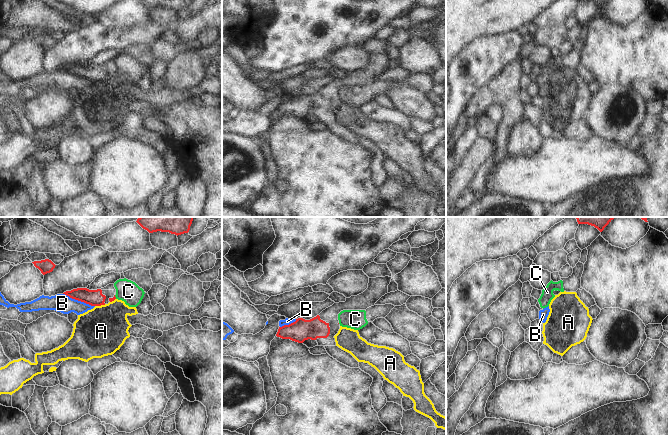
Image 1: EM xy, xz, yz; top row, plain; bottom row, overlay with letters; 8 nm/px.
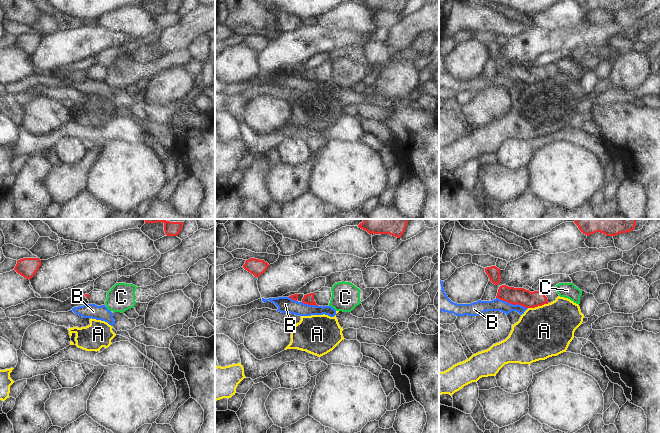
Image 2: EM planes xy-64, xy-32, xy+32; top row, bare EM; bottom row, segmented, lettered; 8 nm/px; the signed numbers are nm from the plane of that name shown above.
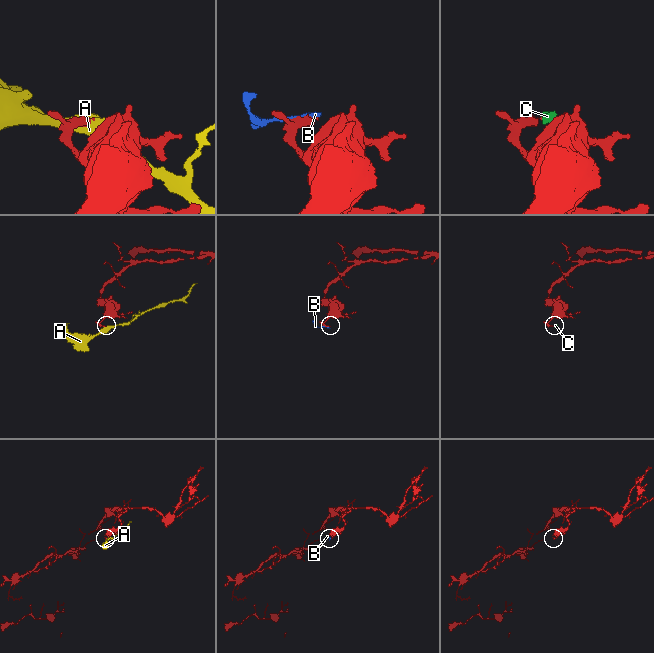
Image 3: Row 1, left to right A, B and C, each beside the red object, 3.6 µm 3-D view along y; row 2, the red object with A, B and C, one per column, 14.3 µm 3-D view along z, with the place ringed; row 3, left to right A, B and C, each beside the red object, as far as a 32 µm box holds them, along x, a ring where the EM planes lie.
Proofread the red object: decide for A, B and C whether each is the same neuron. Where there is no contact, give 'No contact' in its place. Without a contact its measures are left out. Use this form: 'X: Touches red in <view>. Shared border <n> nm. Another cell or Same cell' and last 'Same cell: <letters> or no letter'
A: Touches red in xy. Shared border 90 nm. Another cell
B: Touches red in xy. Shared border 280 nm. Another cell
C: Touches red in xy. Shared border 40 nm. Another cell
Same cell: no letter

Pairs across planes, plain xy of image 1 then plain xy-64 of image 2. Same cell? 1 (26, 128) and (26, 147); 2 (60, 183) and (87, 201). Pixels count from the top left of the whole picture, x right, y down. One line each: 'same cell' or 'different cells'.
1: same cell
2: different cells

